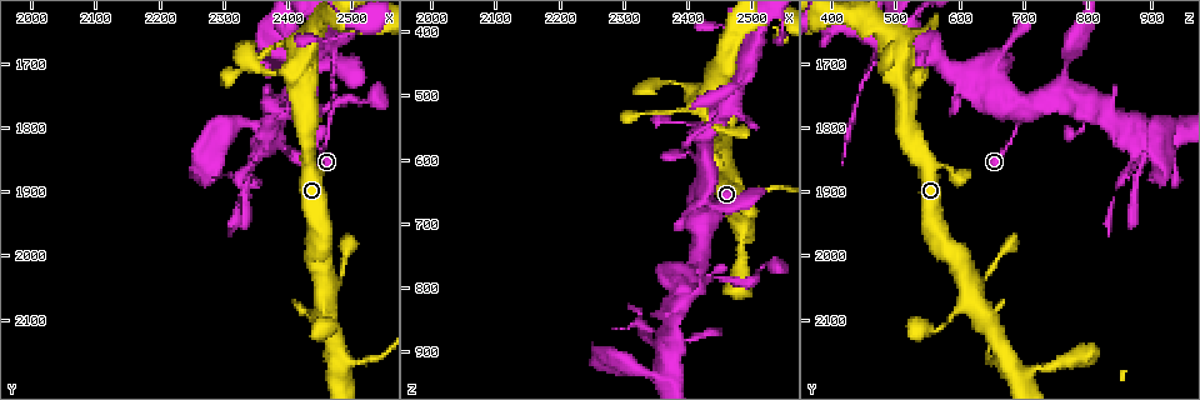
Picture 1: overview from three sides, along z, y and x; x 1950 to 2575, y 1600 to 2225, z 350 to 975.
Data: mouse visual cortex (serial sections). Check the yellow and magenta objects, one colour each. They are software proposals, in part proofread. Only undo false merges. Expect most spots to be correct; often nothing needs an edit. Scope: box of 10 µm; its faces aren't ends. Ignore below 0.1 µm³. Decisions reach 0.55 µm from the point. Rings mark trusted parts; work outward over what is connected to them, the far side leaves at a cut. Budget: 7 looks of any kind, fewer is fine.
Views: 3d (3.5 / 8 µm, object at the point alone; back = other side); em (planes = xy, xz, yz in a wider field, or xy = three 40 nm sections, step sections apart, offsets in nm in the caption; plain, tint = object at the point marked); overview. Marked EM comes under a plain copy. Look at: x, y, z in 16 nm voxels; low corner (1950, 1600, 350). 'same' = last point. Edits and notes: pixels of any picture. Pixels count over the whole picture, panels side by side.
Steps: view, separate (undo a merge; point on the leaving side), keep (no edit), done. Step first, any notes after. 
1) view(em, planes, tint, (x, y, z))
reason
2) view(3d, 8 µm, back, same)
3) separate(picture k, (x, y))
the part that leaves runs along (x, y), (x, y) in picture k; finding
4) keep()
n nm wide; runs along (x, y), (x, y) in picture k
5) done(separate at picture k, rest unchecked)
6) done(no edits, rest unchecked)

view(3d, 3.5 µm, (2415, 1725, 765))
four arms meet

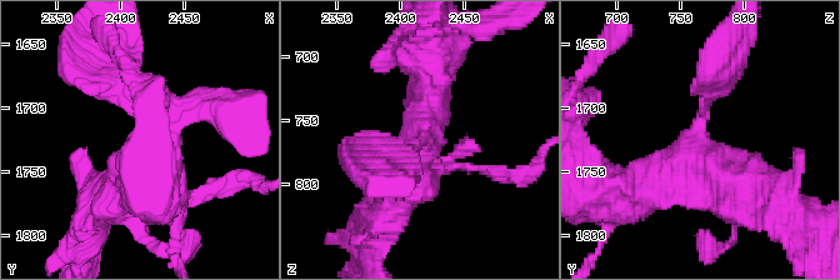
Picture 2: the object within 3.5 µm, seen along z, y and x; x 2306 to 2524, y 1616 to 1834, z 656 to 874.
view(em, planes, tint, (2416, 1728, 764))
now the EM

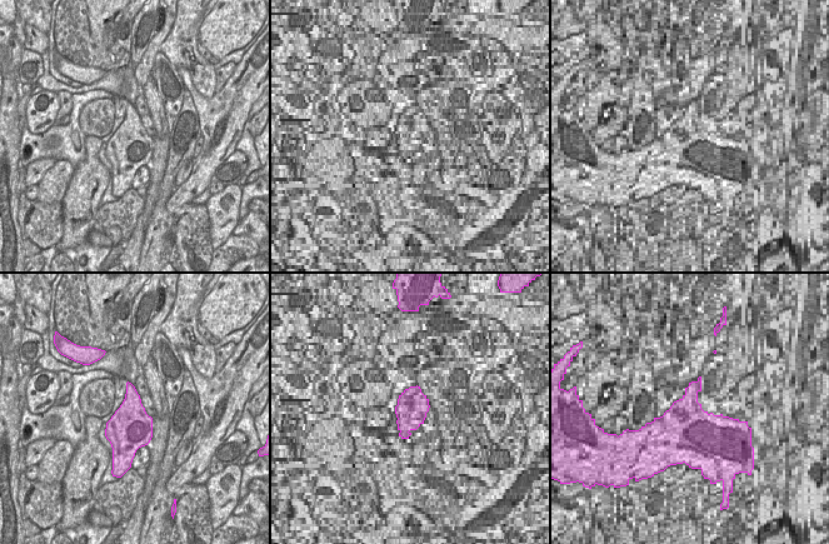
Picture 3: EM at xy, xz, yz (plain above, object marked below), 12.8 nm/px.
keep()
runs along (433, 64), (425, 129), (395, 205) in picture 2; continuous, no second cell

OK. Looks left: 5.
view(3d, 8 µm, (2485, 2180, 705))
a narrow waist

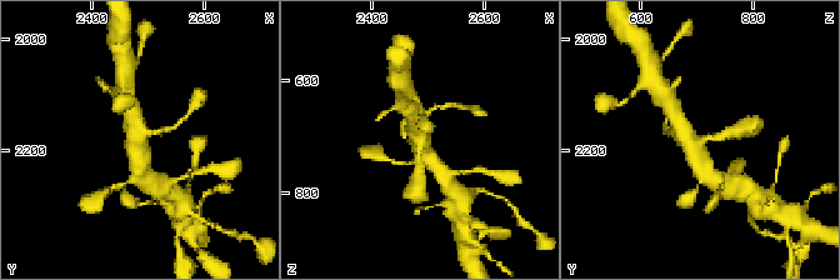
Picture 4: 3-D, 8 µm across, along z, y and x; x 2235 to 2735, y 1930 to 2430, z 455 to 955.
view(3d, 3.5 µm, same)
zoom in

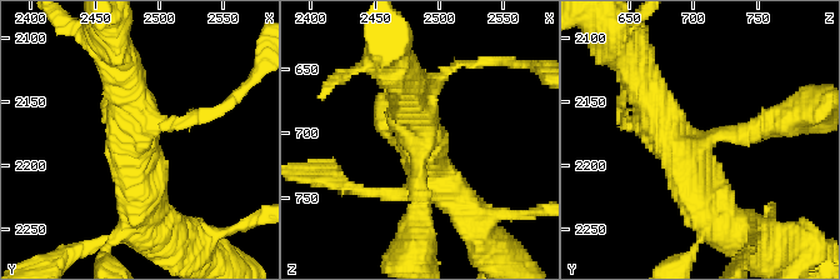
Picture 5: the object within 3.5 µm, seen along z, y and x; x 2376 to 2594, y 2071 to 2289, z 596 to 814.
view(em, xy, step 1, tint, (2486, 2182, 708))
4 arms; arms of 150, 250, 350, 500 nm; now the EM

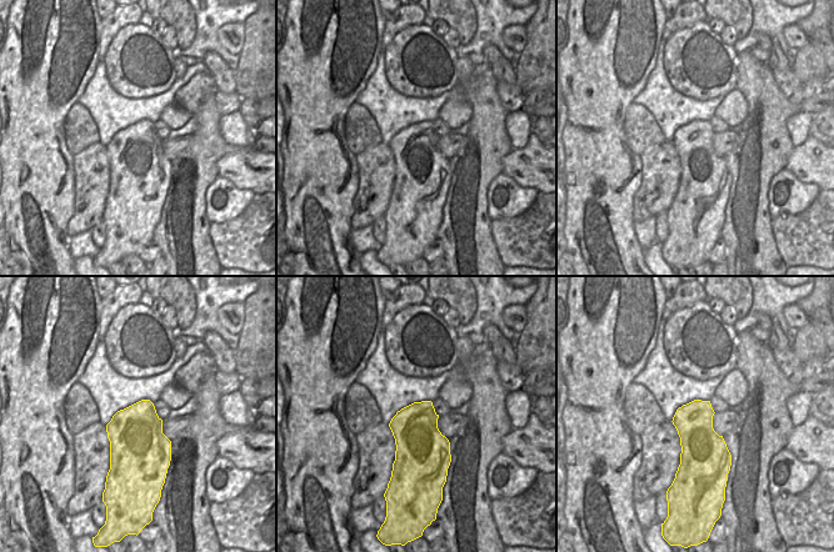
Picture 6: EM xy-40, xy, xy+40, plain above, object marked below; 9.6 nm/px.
keep()
runs along (644, 83), (681, 151), (759, 129) in picture 5; all the same cell

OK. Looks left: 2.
done(no edits, rest unchecked)

